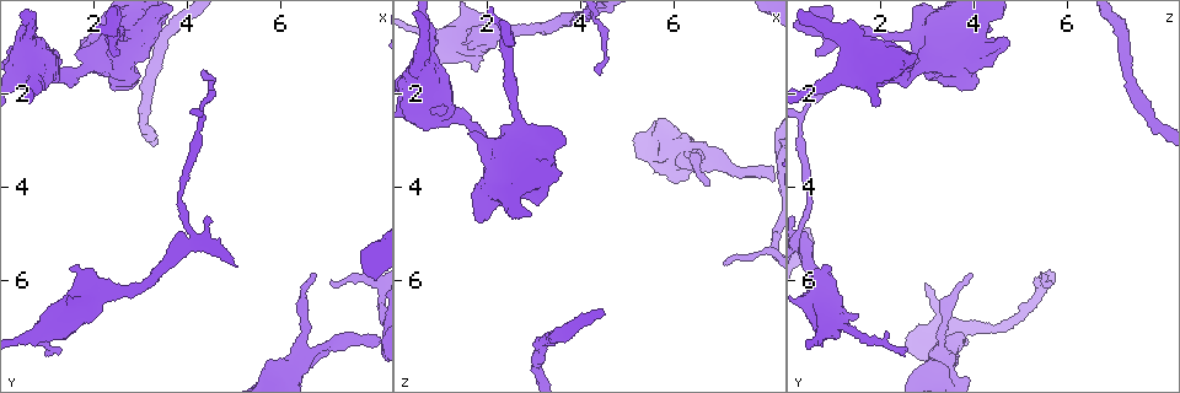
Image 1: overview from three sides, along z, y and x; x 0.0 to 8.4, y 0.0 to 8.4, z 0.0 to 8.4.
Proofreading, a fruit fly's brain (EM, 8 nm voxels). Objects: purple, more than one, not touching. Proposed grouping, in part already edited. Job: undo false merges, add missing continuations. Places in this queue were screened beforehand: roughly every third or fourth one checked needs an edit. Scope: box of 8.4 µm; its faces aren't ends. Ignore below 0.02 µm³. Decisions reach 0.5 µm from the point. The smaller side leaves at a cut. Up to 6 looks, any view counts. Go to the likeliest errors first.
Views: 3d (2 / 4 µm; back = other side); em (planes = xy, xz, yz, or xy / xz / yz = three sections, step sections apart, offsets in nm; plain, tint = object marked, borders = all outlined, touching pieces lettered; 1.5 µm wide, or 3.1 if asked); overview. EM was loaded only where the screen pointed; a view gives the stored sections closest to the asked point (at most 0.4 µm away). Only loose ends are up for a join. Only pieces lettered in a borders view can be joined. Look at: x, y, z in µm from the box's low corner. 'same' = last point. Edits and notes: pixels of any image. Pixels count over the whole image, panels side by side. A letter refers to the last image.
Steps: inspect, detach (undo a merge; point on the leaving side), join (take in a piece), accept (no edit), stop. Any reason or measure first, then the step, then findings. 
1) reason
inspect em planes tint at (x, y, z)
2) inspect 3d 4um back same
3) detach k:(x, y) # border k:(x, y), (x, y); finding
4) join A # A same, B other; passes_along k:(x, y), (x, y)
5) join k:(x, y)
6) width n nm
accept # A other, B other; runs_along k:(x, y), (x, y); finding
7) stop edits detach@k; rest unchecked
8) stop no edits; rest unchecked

an open end
inspect em yz step 4 tint at (1.00, 7.60, 2.45)

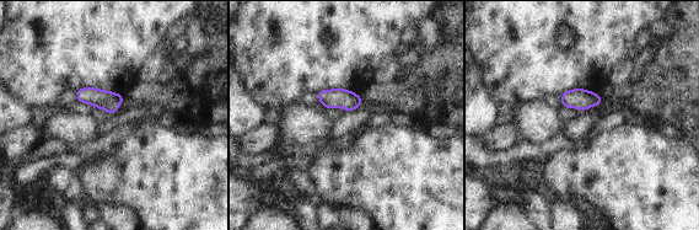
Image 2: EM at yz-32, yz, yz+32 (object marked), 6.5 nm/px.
another direction
inspect em planes borders same

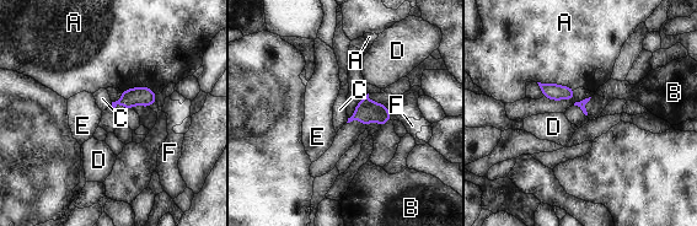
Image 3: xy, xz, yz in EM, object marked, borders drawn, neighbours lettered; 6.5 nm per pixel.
accept # A other, B other, C other, D other, E other, F other; no lettered piece goes on from it

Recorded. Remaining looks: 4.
free end
inspect em yz step 8 tint at (6.75, 5.90, 3.95)

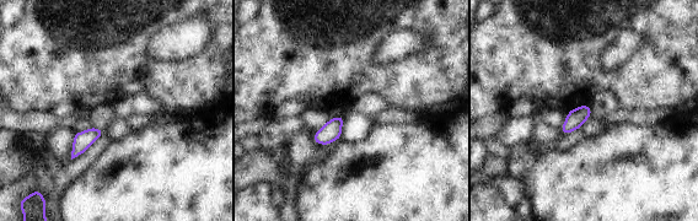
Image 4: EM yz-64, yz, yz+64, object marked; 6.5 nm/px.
cut it another way
inspect em planes borders same

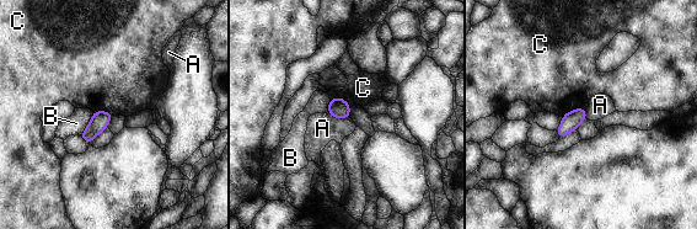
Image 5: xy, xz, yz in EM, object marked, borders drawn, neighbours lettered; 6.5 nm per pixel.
longest_contact B 170 nm
accept # A other, B other, C other; border 5:(585, 108), (573, 108), (562, 117); none of them fits

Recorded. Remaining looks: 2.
free end
inspect em planes plain at (2.35, 1.10, 0.60)

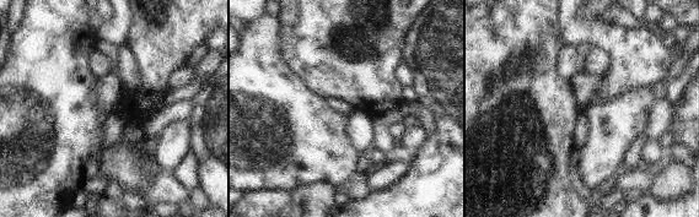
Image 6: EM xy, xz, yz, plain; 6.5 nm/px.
what lies round it
inspect em planes borders same

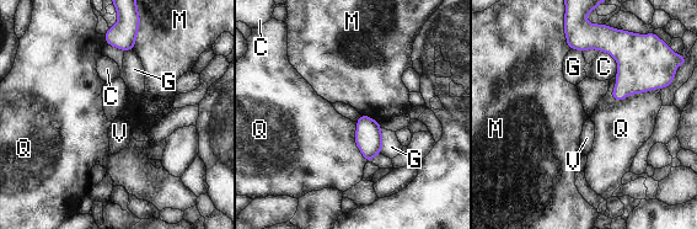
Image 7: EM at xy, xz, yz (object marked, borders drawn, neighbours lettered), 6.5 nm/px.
longest_contact Q 340 nm
accept # C other, G other, M other, Q other, V other; no lettered piece goes on from it

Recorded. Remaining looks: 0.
stop no edits; rest unchecked

